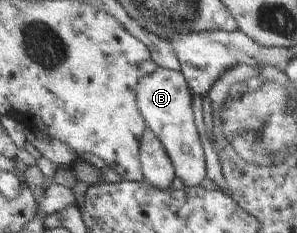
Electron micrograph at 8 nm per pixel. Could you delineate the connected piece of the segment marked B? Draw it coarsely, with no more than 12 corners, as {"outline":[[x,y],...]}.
{"outline":[[182,71],[140,81],[137,105],[185,186],[209,177]]}

